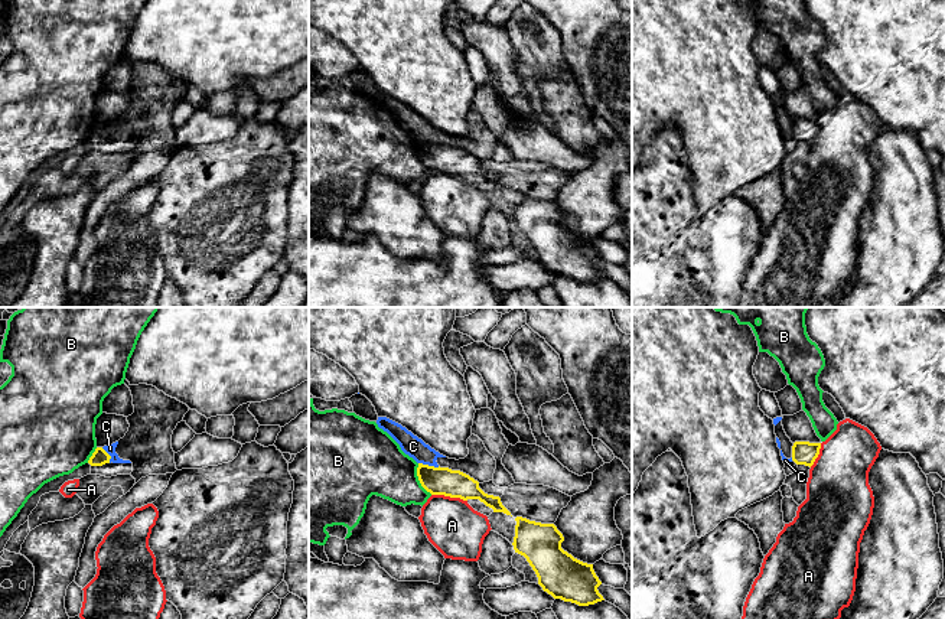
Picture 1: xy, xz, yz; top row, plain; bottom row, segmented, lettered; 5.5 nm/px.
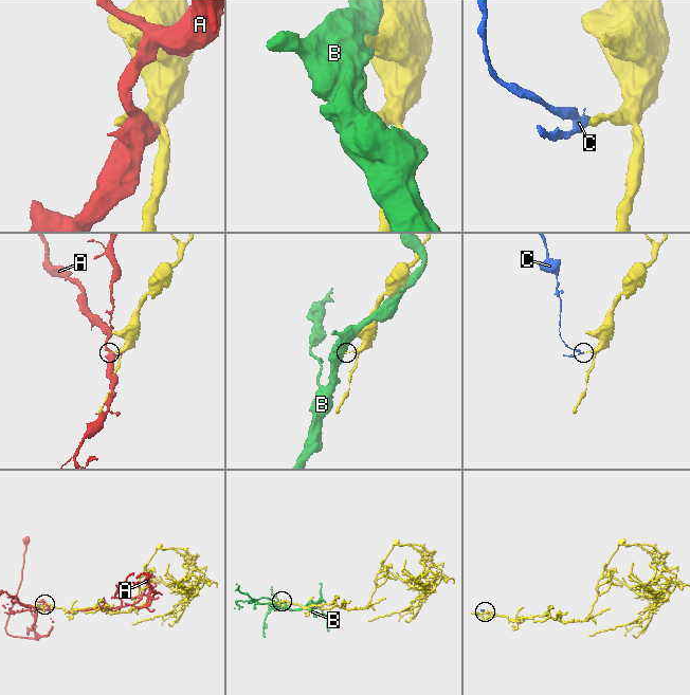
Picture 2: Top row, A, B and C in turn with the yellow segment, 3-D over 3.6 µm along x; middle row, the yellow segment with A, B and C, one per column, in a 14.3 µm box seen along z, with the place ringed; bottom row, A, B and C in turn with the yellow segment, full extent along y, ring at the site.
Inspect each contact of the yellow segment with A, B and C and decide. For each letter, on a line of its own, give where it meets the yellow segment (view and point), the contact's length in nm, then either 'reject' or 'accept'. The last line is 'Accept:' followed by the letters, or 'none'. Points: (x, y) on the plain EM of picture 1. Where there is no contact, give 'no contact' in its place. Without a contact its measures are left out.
A: meets yellow in xz at (449, 172); contact 200 nm long; reject
B: meets yellow in xz at (419, 156); contact 190 nm long; reject
C: meets yellow in xz at (427, 142); contact 120 nm long; reject
Accept: none

